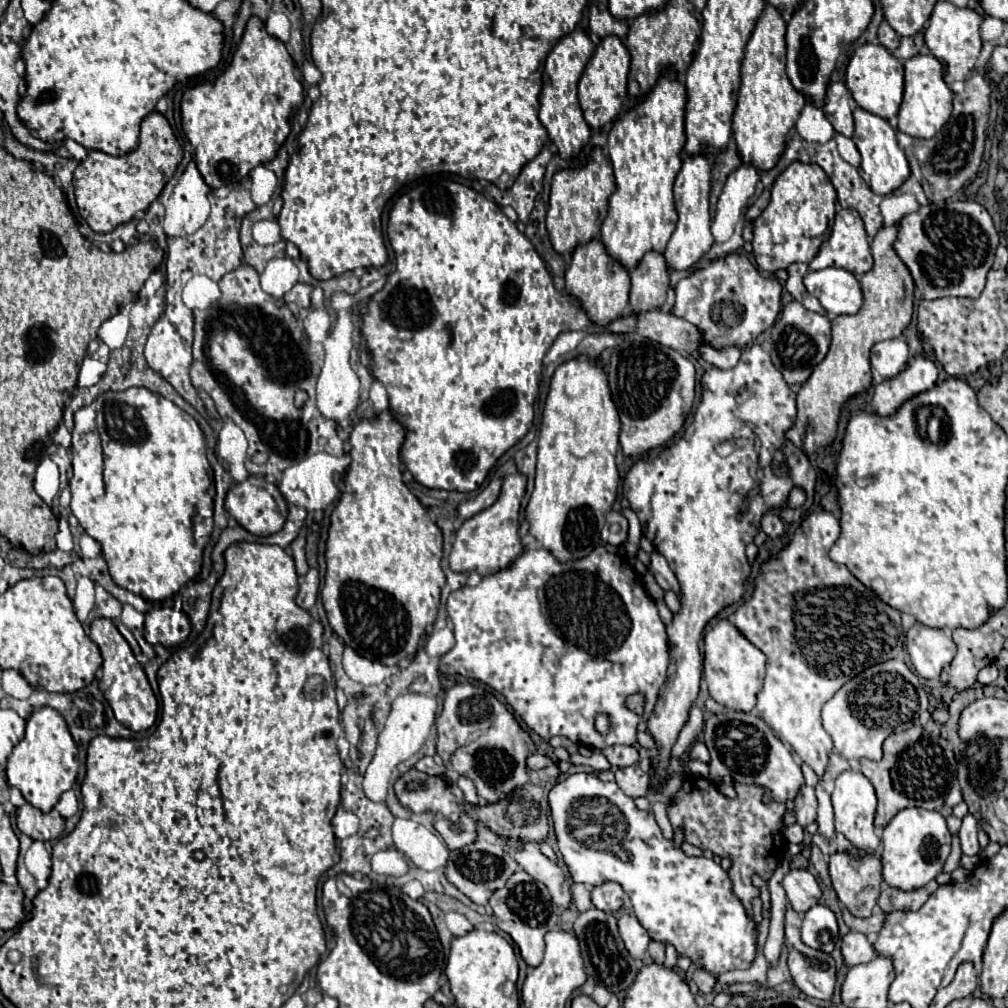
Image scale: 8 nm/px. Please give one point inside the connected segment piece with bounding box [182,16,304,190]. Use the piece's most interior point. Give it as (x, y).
(239, 121)

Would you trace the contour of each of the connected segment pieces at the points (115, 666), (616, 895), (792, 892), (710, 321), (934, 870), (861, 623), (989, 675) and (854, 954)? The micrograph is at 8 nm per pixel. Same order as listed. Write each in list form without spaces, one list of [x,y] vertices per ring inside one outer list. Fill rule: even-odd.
[[[96,618],[90,624],[90,638],[98,644],[98,648],[102,652],[102,658],[104,658],[104,662],[102,662],[102,678],[100,678],[100,690],[104,692],[104,698],[108,700],[110,708],[114,710],[116,720],[120,724],[124,724],[126,728],[134,730],[134,732],[148,730],[156,722],[158,700],[156,700],[150,684],[148,684],[144,668],[134,658],[128,642],[118,632],[118,628],[114,626],[114,622],[108,620],[108,618]]]
[[[604,882],[592,890],[592,904],[604,912],[618,912],[622,908],[624,890],[616,882]]]
[[[790,870],[784,876],[782,886],[784,886],[786,894],[788,894],[790,906],[798,914],[808,912],[814,904],[818,904],[820,896],[822,896],[822,890],[820,890],[816,878],[808,870]]]
[[[734,252],[680,280],[672,314],[700,326],[704,338],[708,338],[708,346],[746,348],[774,324],[780,312],[780,296],[782,284],[778,278],[762,276],[744,252]]]
[[[904,808],[892,818],[882,834],[882,876],[884,882],[900,890],[916,890],[934,880],[950,854],[952,836],[946,828],[946,818],[940,812],[924,808]]]
[[[820,510],[808,514],[798,526],[792,542],[780,554],[762,564],[752,598],[746,600],[734,614],[734,626],[740,630],[740,634],[744,634],[766,654],[766,680],[762,692],[758,694],[758,714],[772,728],[776,738],[790,744],[792,752],[804,764],[808,764],[818,778],[822,778],[828,766],[828,754],[834,748],[830,734],[822,728],[820,722],[822,704],[826,704],[834,692],[838,692],[864,668],[898,658],[904,650],[900,612],[882,602],[870,588],[854,578],[844,564],[834,564],[828,558],[828,552],[838,536],[840,524],[832,512]],[[838,666],[846,666],[846,672],[838,670]]]
[[[990,664],[990,666],[986,666],[978,673],[978,682],[982,685],[989,685],[990,682],[994,682],[997,679],[998,674],[998,668],[994,664]]]
[[[848,932],[842,938],[842,956],[846,966],[856,966],[870,962],[876,956],[876,950],[862,932]]]

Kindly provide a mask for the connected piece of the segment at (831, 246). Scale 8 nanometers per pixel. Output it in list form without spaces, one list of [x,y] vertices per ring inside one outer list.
[[[840,210],[836,214],[830,238],[824,240],[810,260],[810,270],[822,270],[828,266],[842,268],[854,276],[862,276],[872,268],[872,252],[868,236],[856,210]]]

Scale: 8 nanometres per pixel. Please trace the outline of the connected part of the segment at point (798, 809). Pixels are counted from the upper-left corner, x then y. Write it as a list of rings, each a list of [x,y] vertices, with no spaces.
[[[802,786],[800,794],[796,796],[796,804],[794,804],[796,822],[802,828],[806,828],[810,822],[816,820],[816,810],[818,810],[818,802],[816,802],[816,796],[814,796],[814,788]]]

